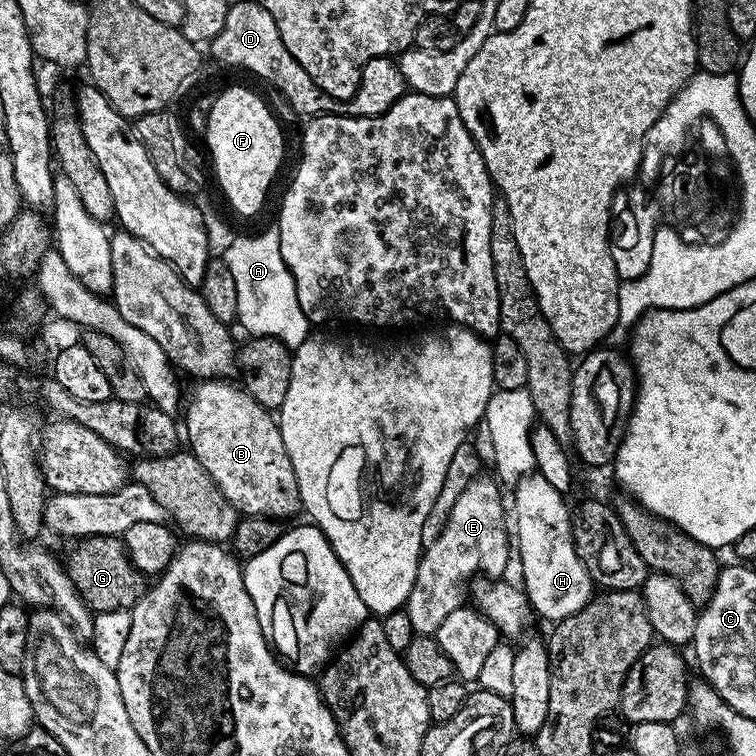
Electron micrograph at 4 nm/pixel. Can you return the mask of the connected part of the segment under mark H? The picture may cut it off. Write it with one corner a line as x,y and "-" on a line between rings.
533,471
514,485
516,497
510,508
516,511
514,544
520,547
520,572
524,575
522,588
527,593
531,611
547,622
557,622
578,614
594,595
594,585
586,566
578,558
572,537
572,512
565,493
554,490
542,474

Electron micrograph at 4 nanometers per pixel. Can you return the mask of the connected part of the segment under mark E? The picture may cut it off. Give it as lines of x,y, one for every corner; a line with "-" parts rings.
480,474
470,481
450,510
448,521
437,540
423,549
414,588
410,590
406,605
410,626
414,626
421,636
435,636
444,619
465,603
464,583
469,579
468,584
477,575
476,571
488,578
505,575
508,544
510,548
510,532
504,529
506,500
500,497
501,485
491,475
488,476

